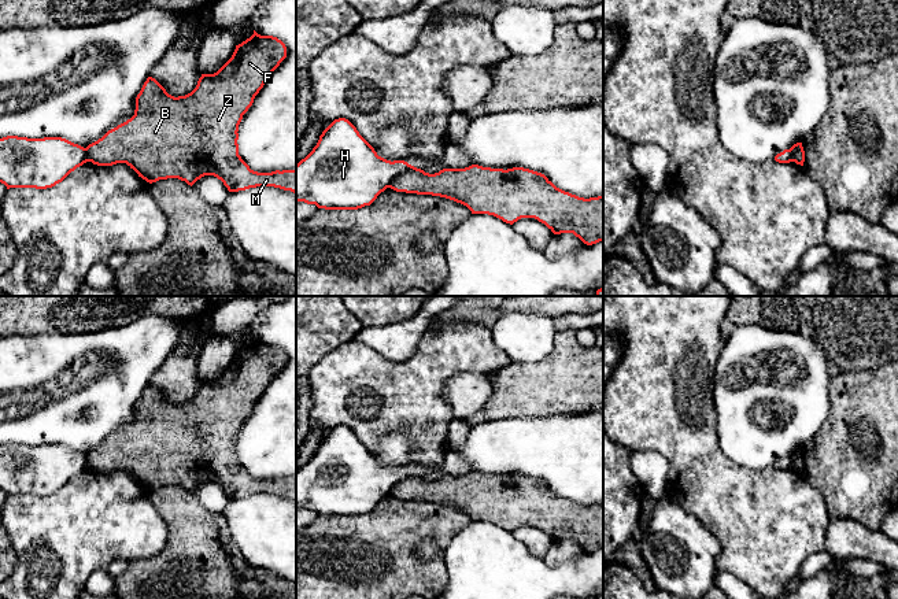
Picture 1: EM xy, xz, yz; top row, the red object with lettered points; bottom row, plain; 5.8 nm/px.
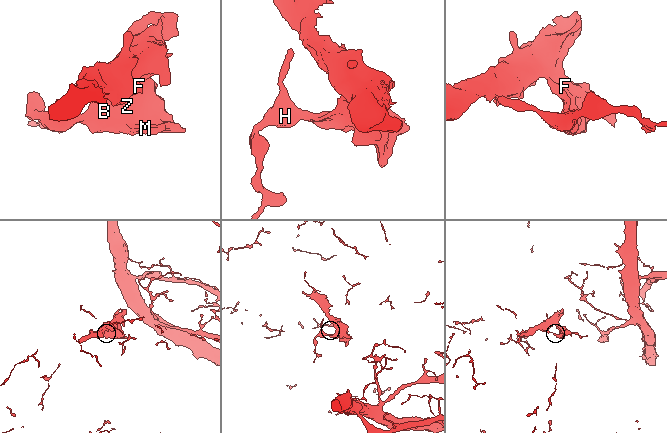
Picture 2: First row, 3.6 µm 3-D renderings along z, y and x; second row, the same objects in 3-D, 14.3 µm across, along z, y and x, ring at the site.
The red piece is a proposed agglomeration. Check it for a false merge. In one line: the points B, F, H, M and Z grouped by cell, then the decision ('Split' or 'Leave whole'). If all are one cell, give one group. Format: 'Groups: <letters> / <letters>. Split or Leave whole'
Groups: B F M Z / H. Split

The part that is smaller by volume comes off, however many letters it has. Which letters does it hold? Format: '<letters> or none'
B, F, M, Z

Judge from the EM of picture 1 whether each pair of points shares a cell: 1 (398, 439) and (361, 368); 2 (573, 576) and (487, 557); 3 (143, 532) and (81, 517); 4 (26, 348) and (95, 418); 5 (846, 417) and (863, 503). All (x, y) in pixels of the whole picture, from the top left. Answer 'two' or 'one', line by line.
1: two
2: one
3: one
4: one
5: one

